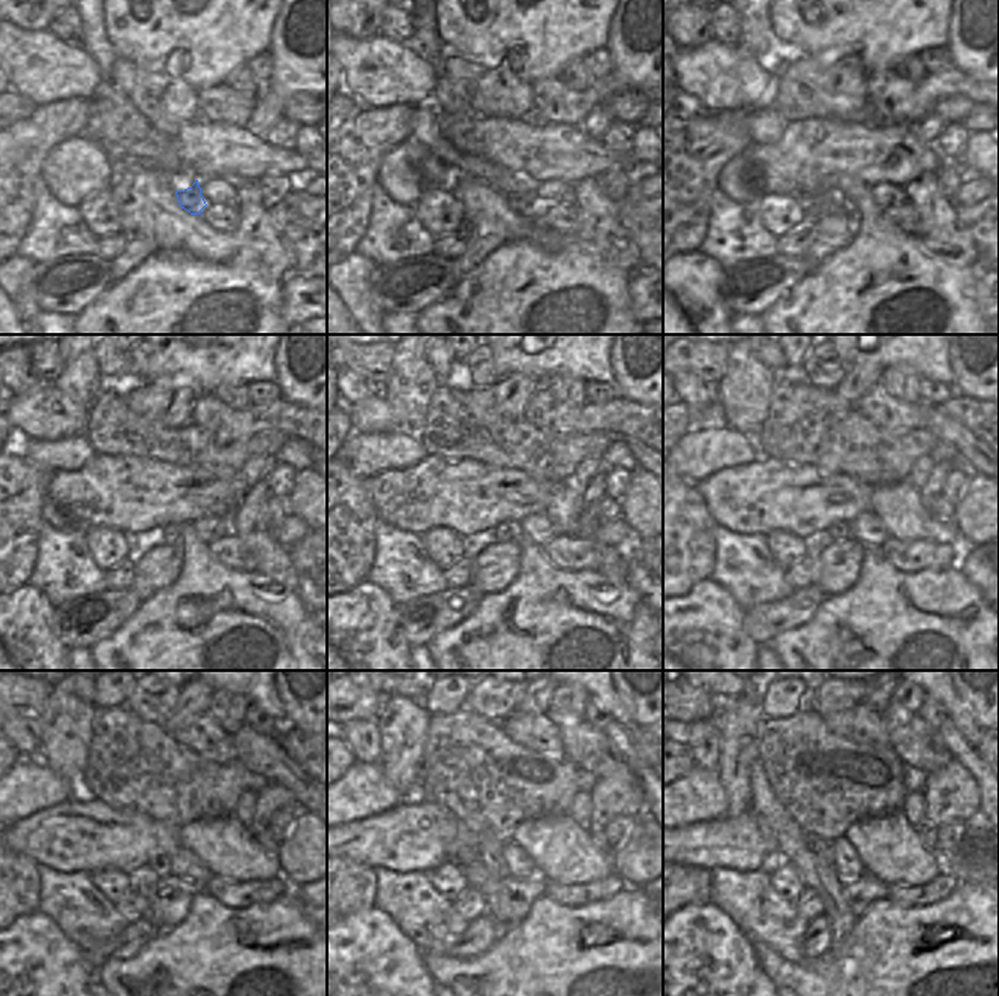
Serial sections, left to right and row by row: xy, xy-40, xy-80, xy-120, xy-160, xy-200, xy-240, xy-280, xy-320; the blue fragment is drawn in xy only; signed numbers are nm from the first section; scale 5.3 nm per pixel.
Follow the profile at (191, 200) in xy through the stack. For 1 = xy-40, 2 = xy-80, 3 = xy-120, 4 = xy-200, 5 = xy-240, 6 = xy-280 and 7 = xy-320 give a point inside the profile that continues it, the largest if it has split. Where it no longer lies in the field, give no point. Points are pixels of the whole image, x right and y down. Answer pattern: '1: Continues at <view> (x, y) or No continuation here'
1: Continues at xy-40 (525, 203)
2: Continues at xy-80 (846, 204)
3: Continues at xy-120 (171, 533)
4: Continues at xy-200 (839, 531)
5: Continues at xy-240 (161, 866)
6: Continues at xy-280 (489, 851)
7: Continues at xy-320 (819, 848).

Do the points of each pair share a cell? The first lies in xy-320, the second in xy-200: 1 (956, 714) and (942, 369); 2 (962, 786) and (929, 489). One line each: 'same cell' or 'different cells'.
1: same cell
2: same cell

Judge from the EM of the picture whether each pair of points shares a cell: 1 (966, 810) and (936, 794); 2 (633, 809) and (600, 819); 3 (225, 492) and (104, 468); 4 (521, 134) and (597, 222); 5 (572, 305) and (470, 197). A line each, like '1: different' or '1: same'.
1: same
2: same
3: same
4: different
5: different

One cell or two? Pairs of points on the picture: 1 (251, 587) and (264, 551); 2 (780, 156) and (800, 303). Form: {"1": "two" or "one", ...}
{"1": "two", "2": "two"}

